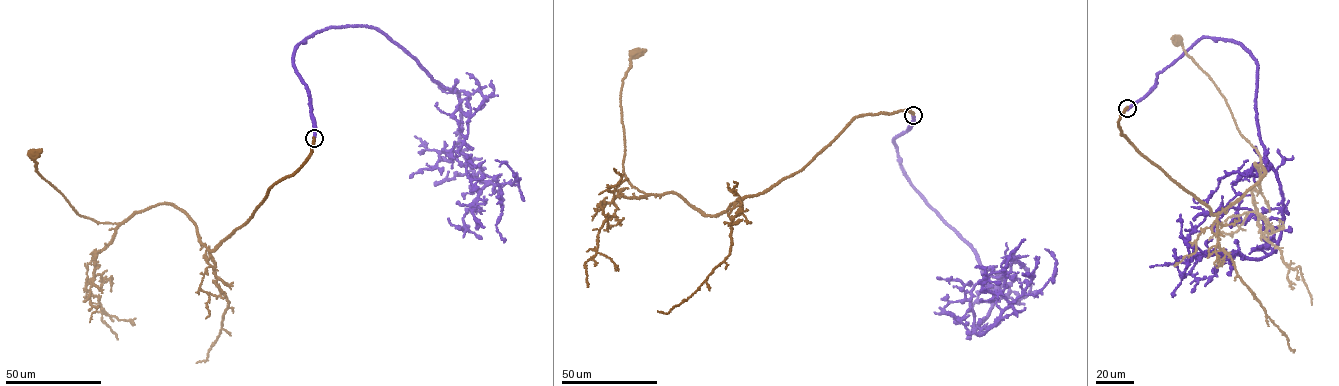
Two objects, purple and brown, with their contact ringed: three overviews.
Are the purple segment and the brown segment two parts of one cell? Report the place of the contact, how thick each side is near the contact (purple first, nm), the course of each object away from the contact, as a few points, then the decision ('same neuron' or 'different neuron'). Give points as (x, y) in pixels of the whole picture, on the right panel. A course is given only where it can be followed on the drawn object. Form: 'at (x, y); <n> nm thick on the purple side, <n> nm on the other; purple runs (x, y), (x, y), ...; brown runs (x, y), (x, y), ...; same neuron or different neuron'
at (1127, 108); 750 nm thick on the purple side, 600 nm on the other; purple runs (1127, 108), (1202, 37), (1254, 59), (1277, 246), (1207, 254), (1180, 214); brown runs (1127, 108), (1121, 134), (1212, 214), (1263, 177), (1225, 100), (1177, 40); different neuron

